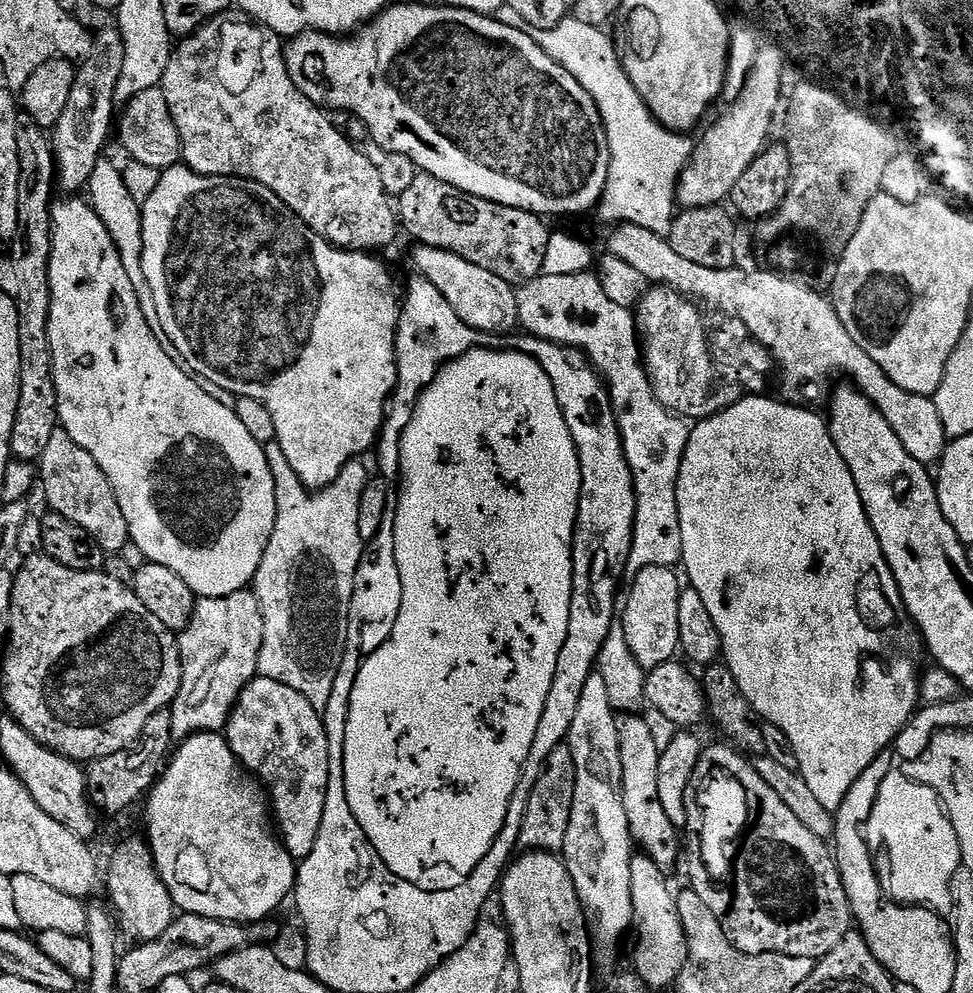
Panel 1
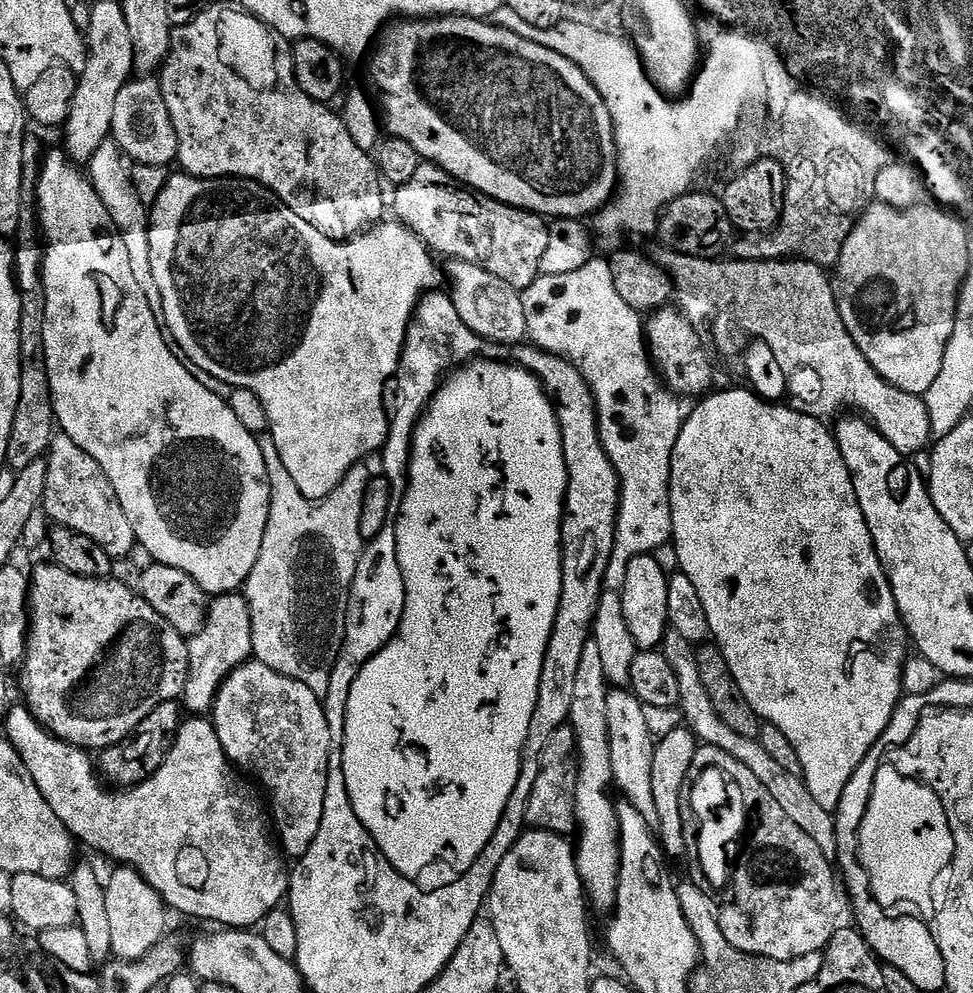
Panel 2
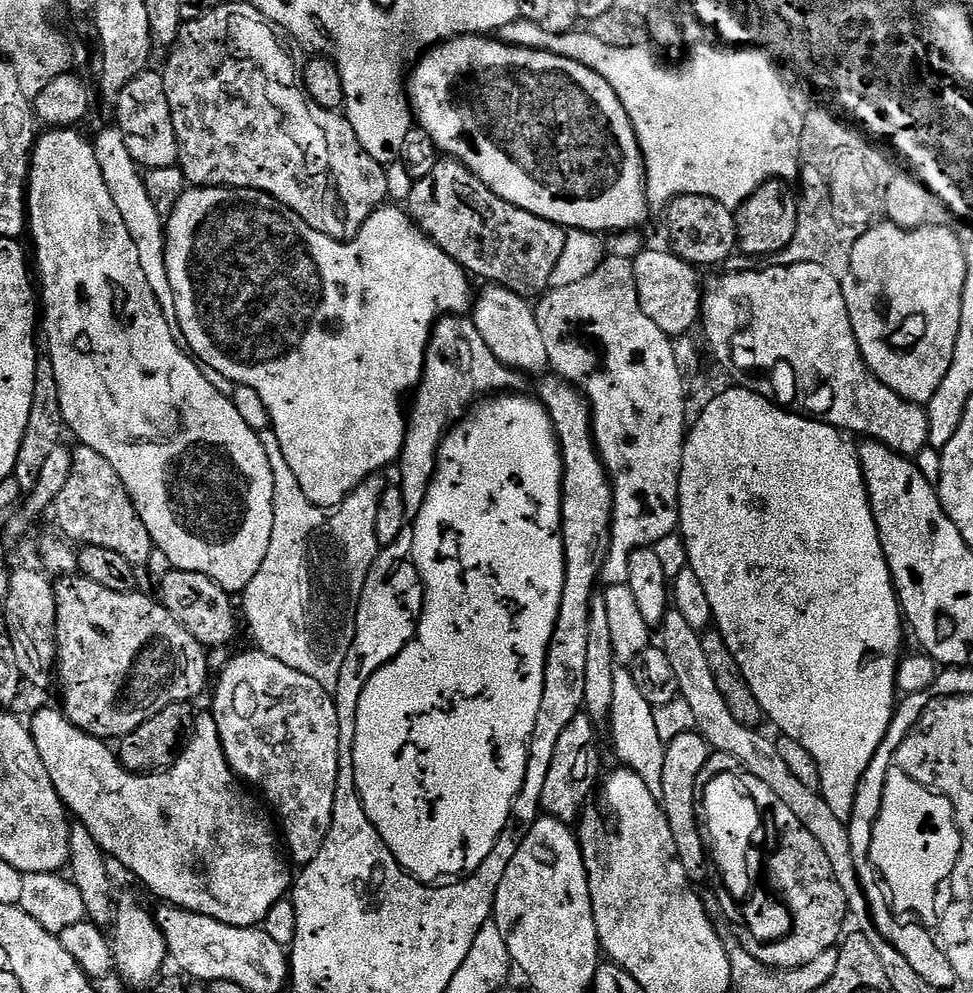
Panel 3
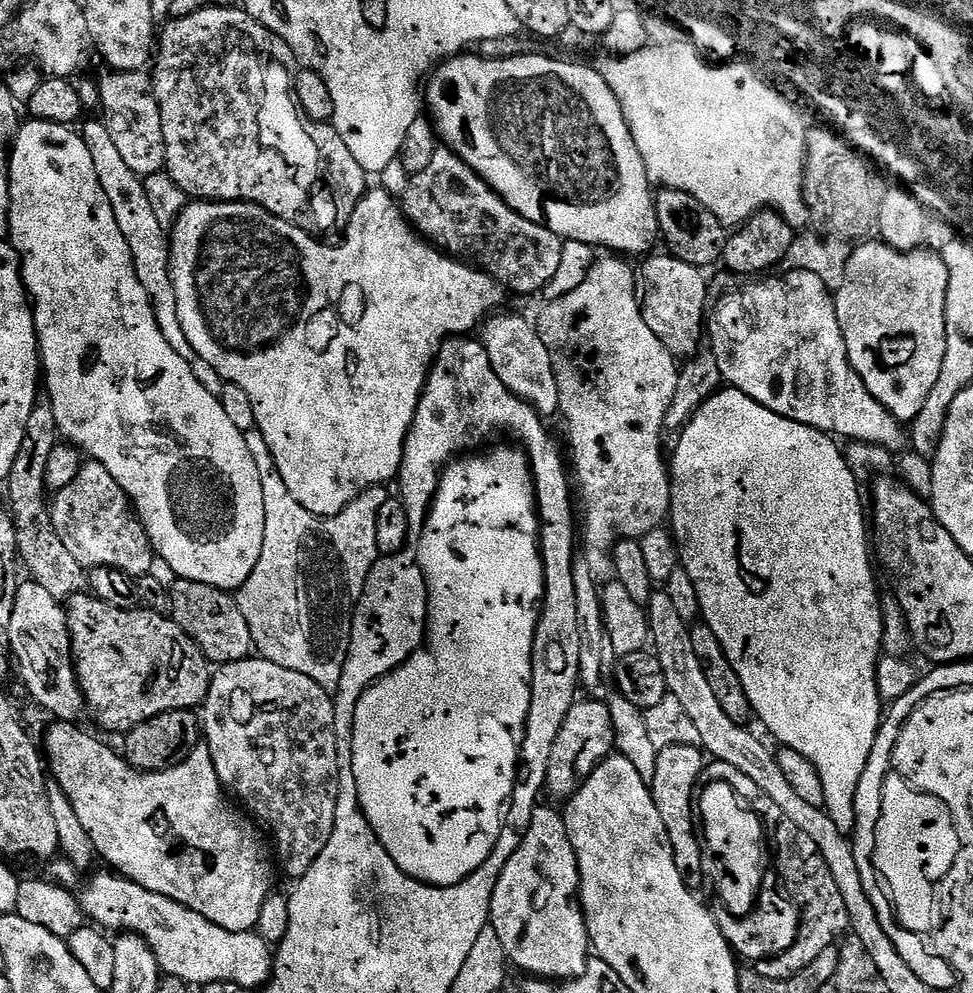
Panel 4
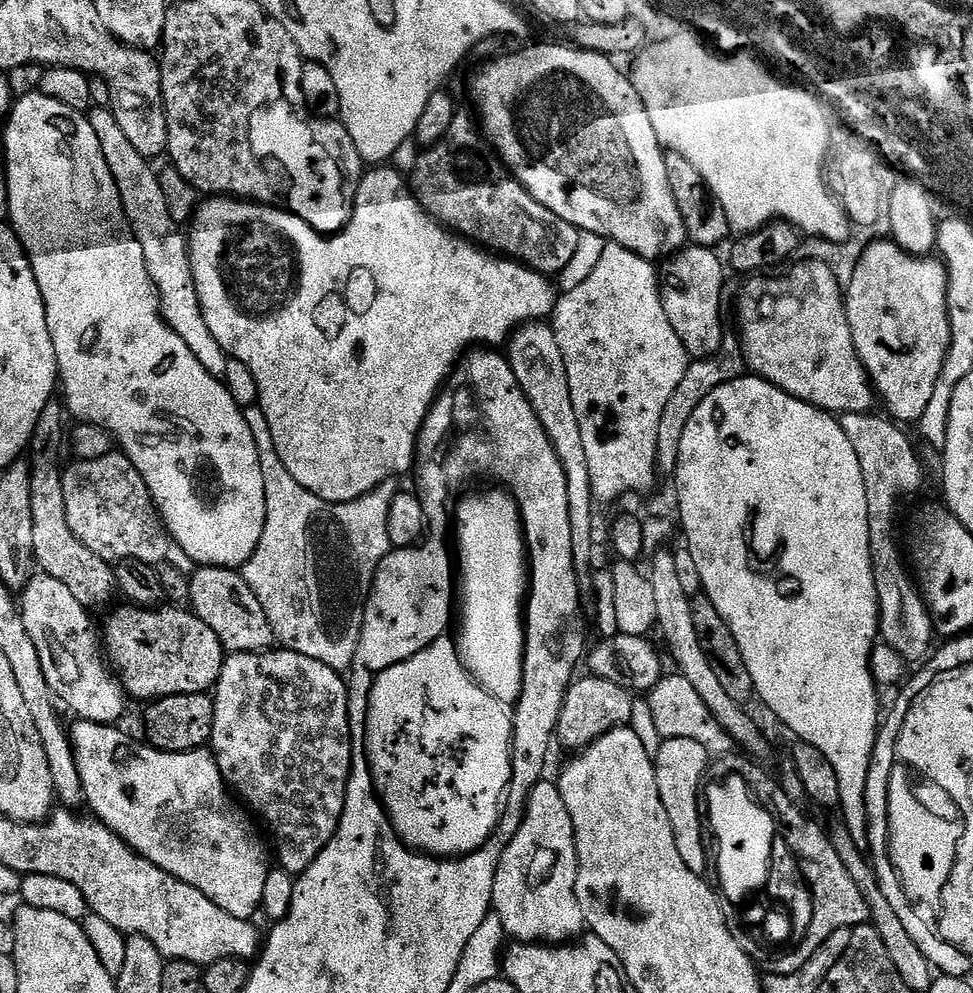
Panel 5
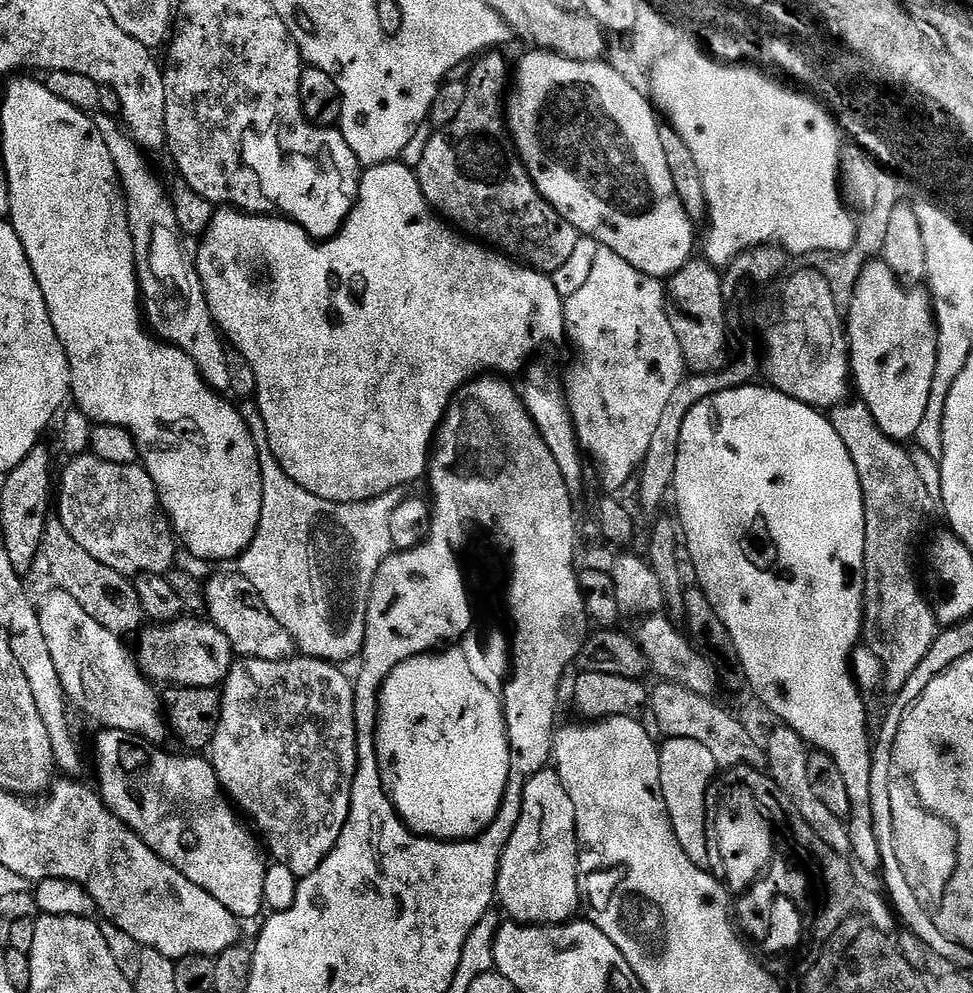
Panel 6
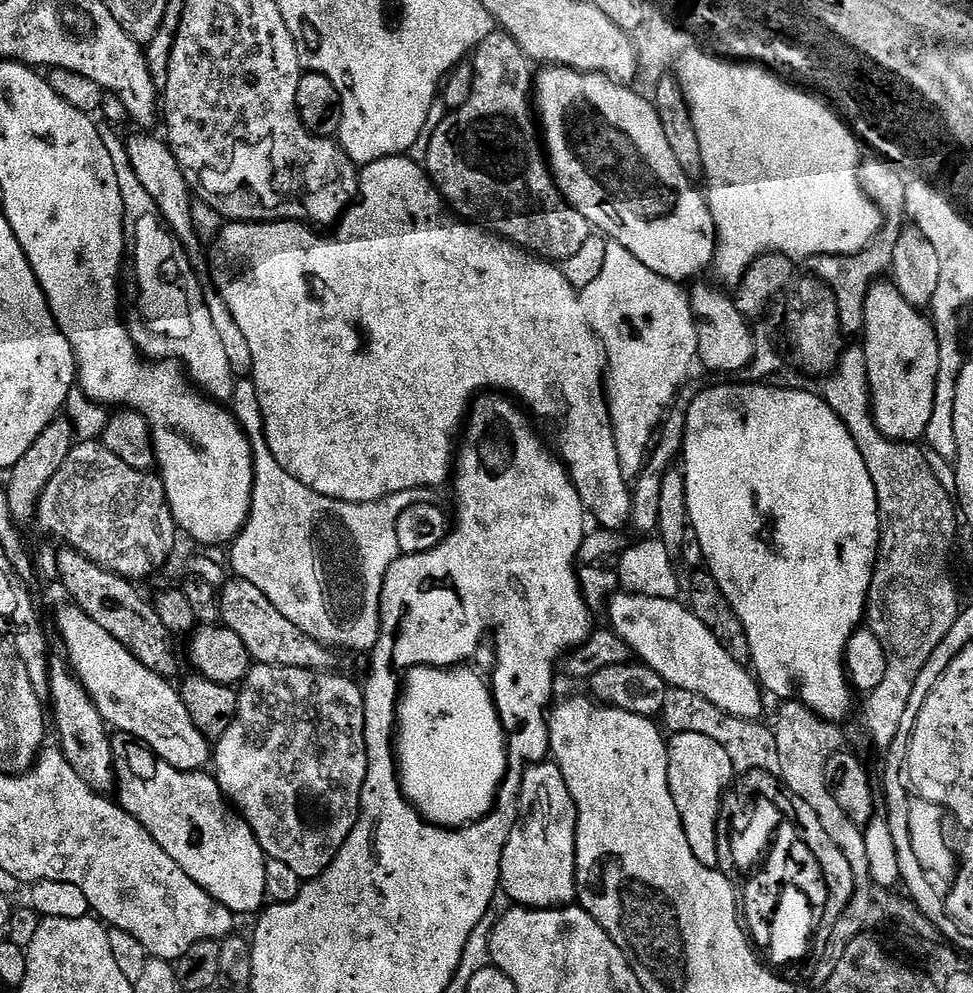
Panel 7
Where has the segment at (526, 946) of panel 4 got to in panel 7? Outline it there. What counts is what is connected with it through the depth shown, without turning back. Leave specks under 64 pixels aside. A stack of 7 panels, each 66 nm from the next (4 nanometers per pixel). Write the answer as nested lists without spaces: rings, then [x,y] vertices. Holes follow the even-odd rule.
[[[555,762],[527,767],[521,778],[519,816],[500,859],[502,892],[525,908],[568,906],[577,899],[576,804]]]

